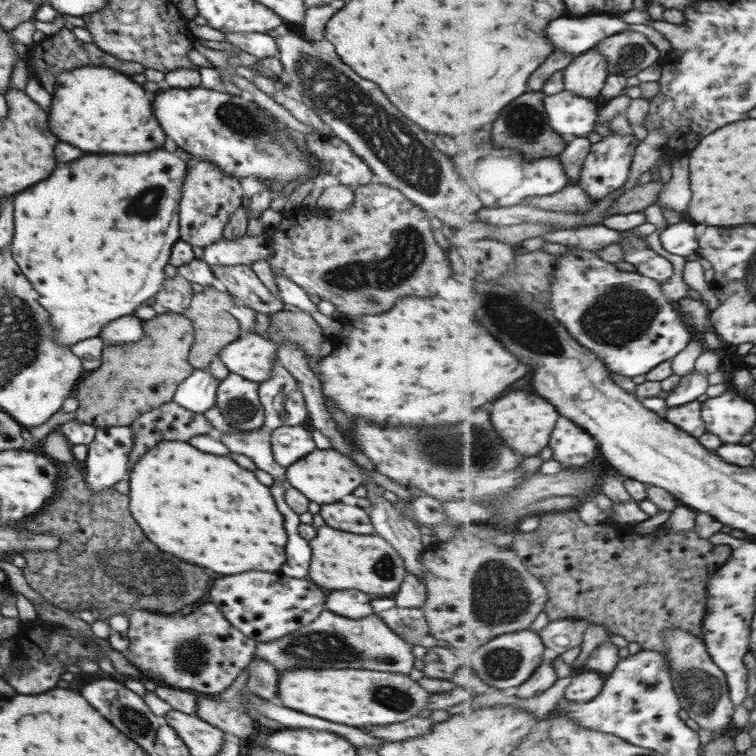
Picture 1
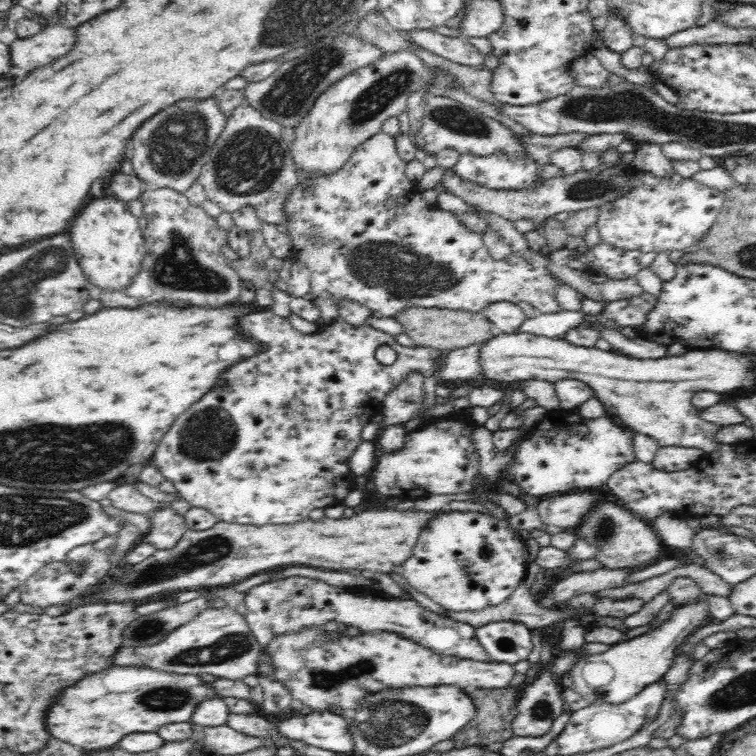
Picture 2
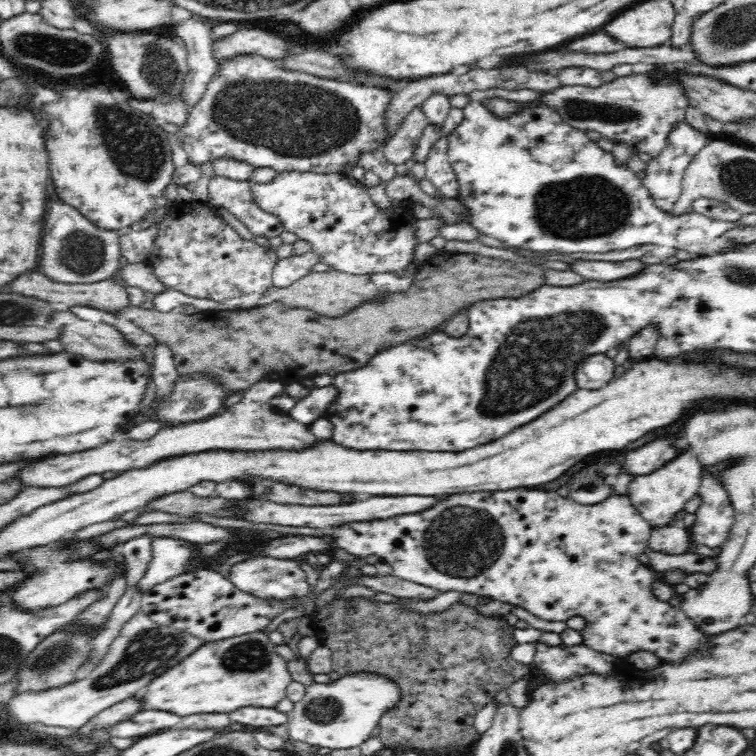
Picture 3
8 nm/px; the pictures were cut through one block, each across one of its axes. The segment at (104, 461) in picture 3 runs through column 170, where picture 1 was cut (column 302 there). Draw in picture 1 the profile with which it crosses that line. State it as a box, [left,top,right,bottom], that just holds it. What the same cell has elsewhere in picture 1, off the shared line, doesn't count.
[271,425,317,468]

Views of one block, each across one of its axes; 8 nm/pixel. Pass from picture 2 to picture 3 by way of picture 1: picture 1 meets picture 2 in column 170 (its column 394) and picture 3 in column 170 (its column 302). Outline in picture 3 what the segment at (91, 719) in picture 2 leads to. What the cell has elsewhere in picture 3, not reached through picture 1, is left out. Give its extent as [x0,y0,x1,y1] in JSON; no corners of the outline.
[140,630,293,716]

